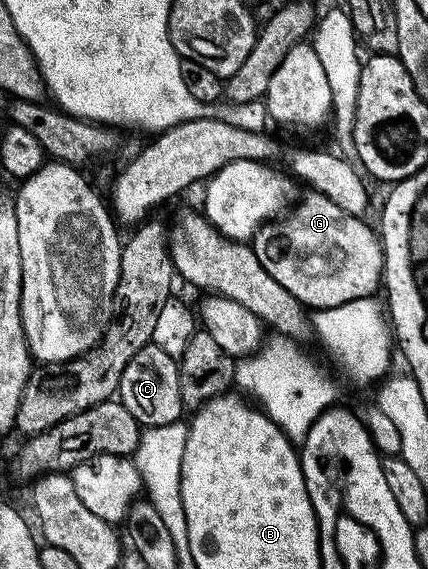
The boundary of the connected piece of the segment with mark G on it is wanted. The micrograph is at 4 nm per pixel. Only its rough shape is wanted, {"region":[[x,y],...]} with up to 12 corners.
{"region":[[316,192],[266,222],[259,264],[302,306],[373,298],[385,253]]}

